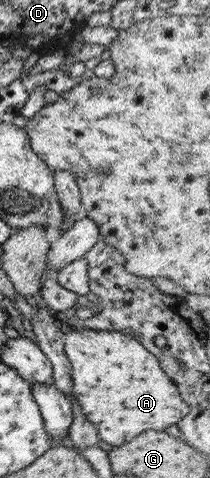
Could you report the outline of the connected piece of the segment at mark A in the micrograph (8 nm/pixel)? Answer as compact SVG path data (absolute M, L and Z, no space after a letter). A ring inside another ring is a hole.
M65 330L62 338L63 352L71 366L71 395L77 399L85 419L95 425L101 441L115 447L131 441L135 435L147 429L161 429L177 423L187 415L188 405L182 400L177 386L160 368L157 358L147 352L140 343L118 331Z

